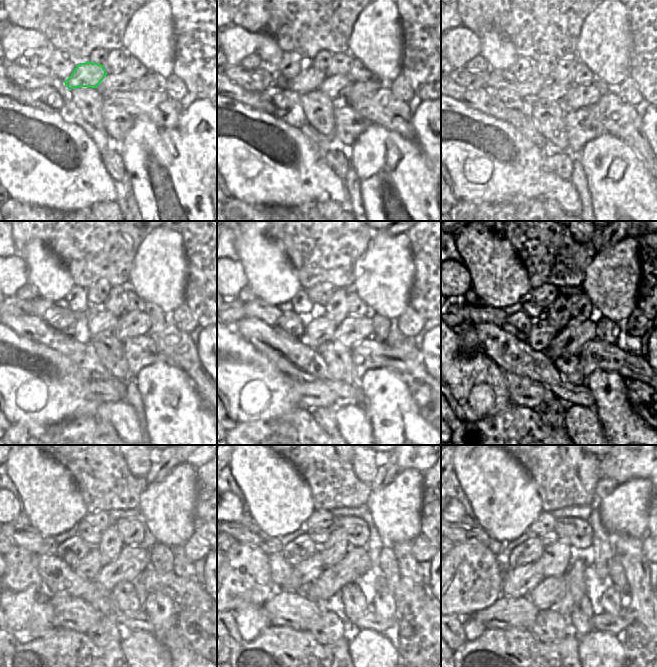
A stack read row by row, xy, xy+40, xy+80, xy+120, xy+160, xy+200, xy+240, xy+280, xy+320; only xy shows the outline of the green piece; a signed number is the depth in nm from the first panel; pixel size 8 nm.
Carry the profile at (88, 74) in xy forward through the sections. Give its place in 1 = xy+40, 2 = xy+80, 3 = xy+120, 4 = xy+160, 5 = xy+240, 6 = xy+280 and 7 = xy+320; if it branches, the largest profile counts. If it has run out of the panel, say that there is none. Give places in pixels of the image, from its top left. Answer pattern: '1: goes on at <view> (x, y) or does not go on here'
1: goes on at xy+40 (310, 79)
2: goes on at xy+80 (529, 88)
3: goes on at xy+120 (46, 310)
4: goes on at xy+160 (259, 309)
5: goes on at xy+240 (30, 538)
6: goes on at xy+280 (252, 534)
7: goes on at xy+320 (461, 533)

